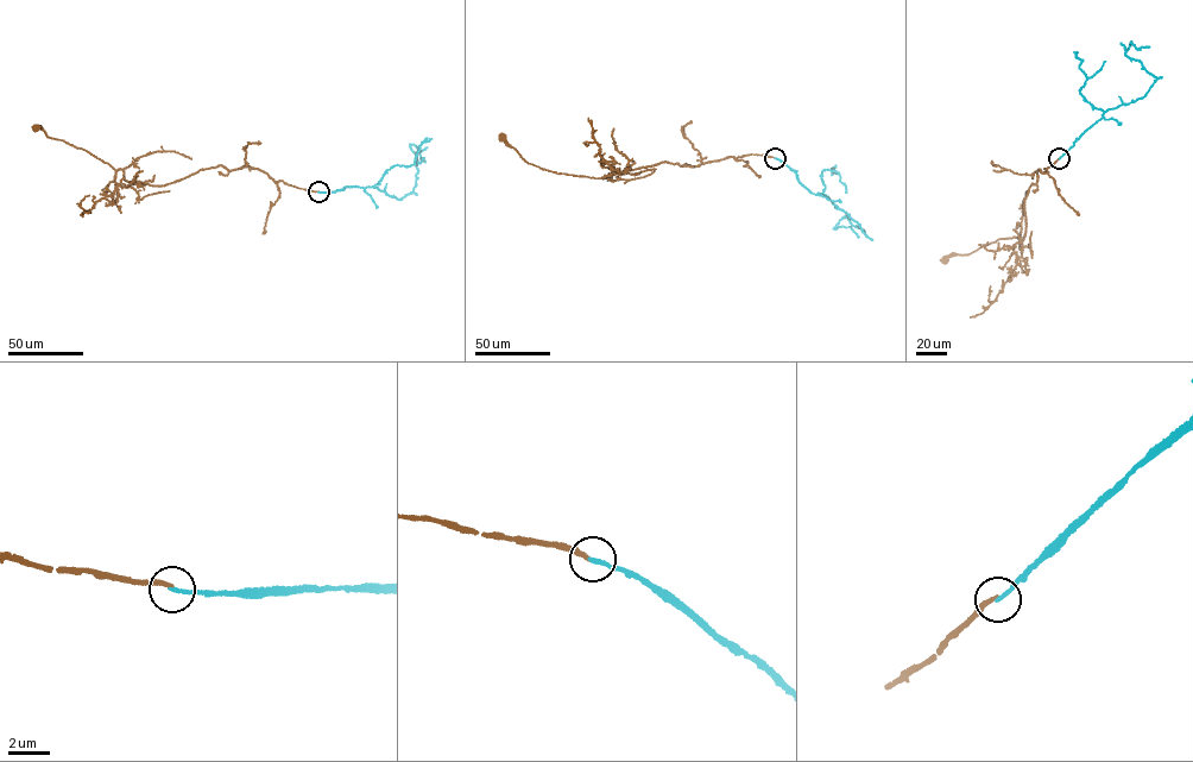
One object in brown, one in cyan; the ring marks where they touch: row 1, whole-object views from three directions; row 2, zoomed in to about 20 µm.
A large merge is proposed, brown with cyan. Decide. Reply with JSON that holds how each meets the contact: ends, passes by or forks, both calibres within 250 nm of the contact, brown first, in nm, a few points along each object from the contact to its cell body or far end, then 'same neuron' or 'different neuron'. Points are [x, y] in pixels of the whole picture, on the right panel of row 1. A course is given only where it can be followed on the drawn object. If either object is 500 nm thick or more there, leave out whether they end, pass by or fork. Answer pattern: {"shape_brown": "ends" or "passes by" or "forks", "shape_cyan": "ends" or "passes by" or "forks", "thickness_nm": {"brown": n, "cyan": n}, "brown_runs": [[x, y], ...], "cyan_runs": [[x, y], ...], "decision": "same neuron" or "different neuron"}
{"shape_brown": "ends", "shape_cyan": "ends", "thickness_nm": {"brown": 200, "cyan": 200}, "brown_runs": [[1059, 158], [1046, 172], [1036, 171], [1036, 183], [1024, 199], [1021, 243], [1020, 234], [944, 259]], "cyan_runs": [[1059, 158], [1108, 109], [1146, 95], [1156, 77], [1125, 51], [1131, 42], [1137, 49], [1149, 48]], "decision": "different neuron"}

